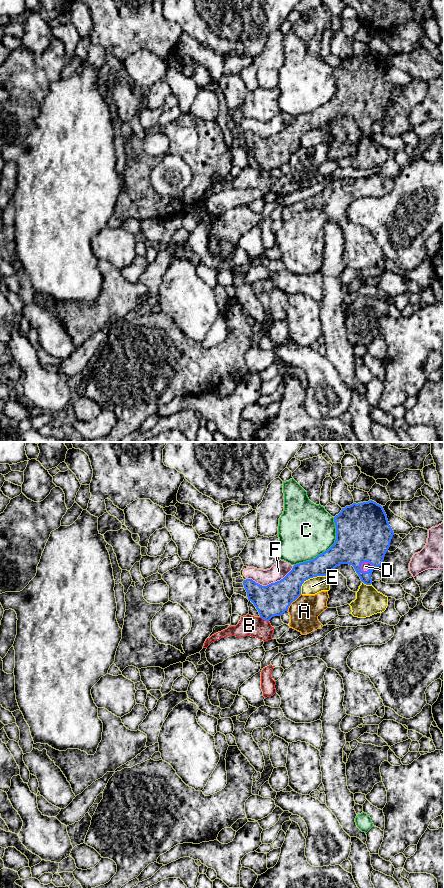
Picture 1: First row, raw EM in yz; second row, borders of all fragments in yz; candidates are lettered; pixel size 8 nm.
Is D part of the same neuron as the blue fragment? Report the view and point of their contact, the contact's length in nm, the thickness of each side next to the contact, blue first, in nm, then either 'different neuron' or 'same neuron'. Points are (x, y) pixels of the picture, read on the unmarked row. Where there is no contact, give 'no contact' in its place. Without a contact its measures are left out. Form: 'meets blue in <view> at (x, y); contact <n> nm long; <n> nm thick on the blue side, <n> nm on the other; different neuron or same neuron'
meets blue in yz at (366, 124); contact 110 nm long; 340 nm thick on the blue side, 70 nm on the other; same neuron

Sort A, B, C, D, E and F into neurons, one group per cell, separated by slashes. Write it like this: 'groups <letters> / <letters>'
groups A / B / C / D / E / F

